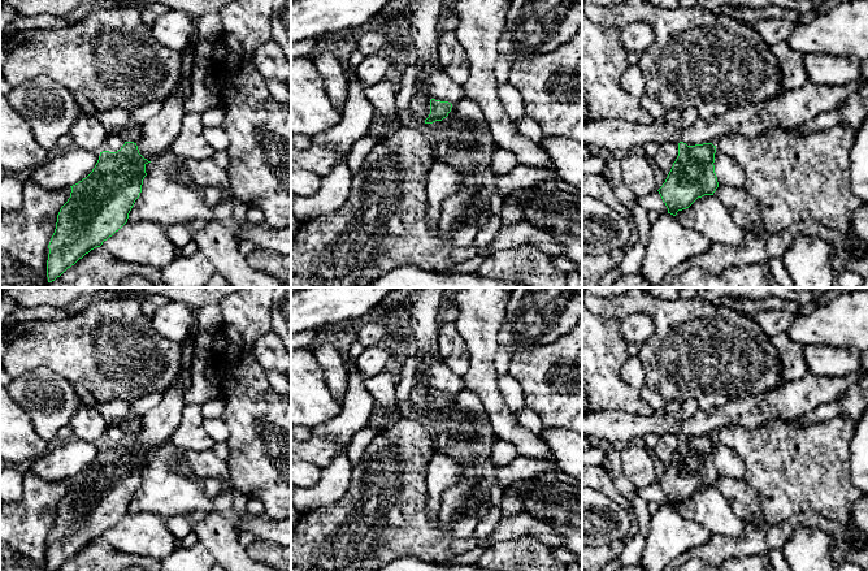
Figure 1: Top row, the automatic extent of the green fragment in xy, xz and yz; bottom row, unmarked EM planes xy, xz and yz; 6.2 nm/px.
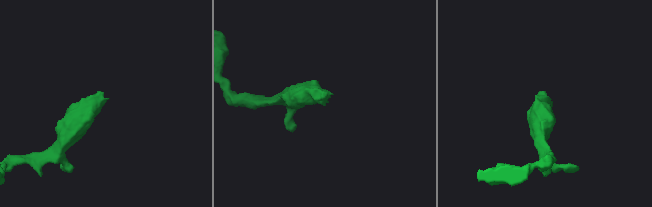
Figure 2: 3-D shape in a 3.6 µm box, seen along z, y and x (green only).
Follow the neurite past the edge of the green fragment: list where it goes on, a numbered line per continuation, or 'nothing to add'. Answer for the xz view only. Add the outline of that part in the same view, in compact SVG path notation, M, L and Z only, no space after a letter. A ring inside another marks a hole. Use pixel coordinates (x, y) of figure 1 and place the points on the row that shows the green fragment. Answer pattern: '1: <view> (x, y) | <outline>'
1: xz (467, 146) | M453 104L446 118L425 124L424 129L431 137L435 160L452 166L461 174L461 186L442 204L437 229L444 242L459 247L470 246L478 232L478 219L490 208L490 199L496 194L498 176L491 170L490 161L498 146L486 121L476 122L466 118L455 111Z

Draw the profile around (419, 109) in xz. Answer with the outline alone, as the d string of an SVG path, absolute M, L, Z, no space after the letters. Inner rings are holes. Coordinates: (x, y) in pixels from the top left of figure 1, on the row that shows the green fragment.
M415 0L411 5L411 39L413 61L420 66L415 82L415 96L405 113L409 126L425 131L425 120L430 114L431 96L426 92L424 79L442 69L438 56L438 16L444 0Z

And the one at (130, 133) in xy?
M129 125L118 131L123 142L138 142L142 138L142 130L138 125Z

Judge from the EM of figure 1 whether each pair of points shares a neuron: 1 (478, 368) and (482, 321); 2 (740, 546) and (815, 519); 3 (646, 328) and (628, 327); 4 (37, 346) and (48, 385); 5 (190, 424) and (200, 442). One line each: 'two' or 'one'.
1: one
2: one
3: one
4: two
5: one

